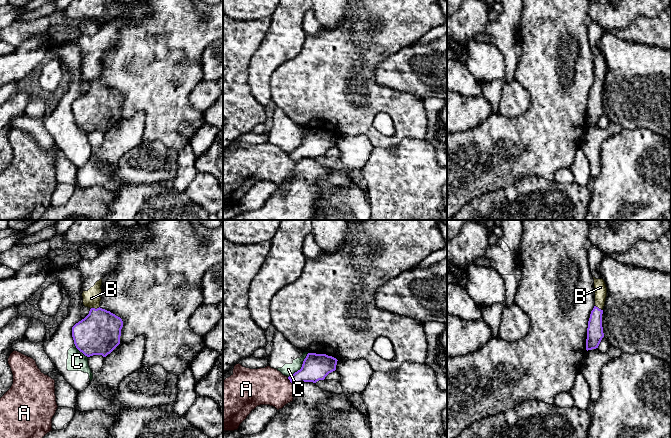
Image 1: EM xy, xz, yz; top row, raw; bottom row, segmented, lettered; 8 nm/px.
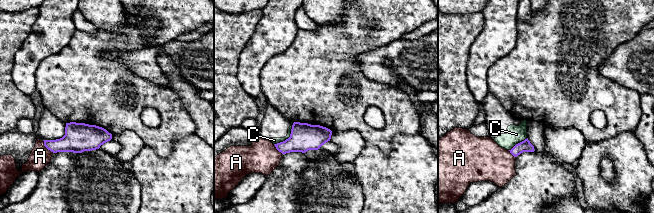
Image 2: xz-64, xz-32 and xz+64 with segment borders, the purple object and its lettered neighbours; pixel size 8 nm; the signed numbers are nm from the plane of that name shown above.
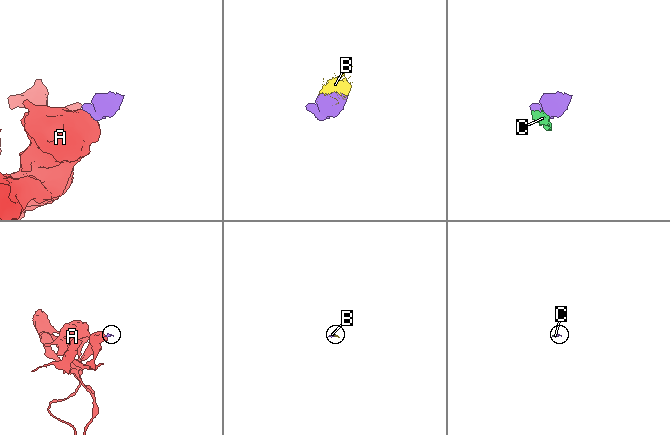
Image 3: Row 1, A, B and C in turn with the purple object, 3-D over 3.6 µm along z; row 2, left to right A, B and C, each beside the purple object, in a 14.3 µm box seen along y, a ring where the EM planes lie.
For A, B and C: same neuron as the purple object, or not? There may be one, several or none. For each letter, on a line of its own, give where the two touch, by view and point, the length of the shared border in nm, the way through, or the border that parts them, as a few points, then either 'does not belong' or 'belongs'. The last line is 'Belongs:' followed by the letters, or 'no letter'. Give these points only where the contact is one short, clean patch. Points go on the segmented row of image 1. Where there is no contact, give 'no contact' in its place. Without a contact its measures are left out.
A: xz (291, 382) | 100 nm | along xz (287, 377), (295, 385) | does not belong
B: xy (94, 308) | 80 nm | belongs
C: xz (302, 366) | 260 nm | along xz (308, 352), (302, 366), (288, 377) | does not belong
Belongs: B

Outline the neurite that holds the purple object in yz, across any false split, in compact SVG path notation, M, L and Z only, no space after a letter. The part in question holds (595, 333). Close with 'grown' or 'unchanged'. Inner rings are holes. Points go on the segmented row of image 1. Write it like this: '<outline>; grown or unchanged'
M596 246L588 249L588 259L590 263L591 274L594 279L595 288L595 306L591 311L587 328L586 350L598 348L602 338L604 337L602 327L602 314L607 297L607 287L605 281L601 277L600 265L604 254Z; grown

